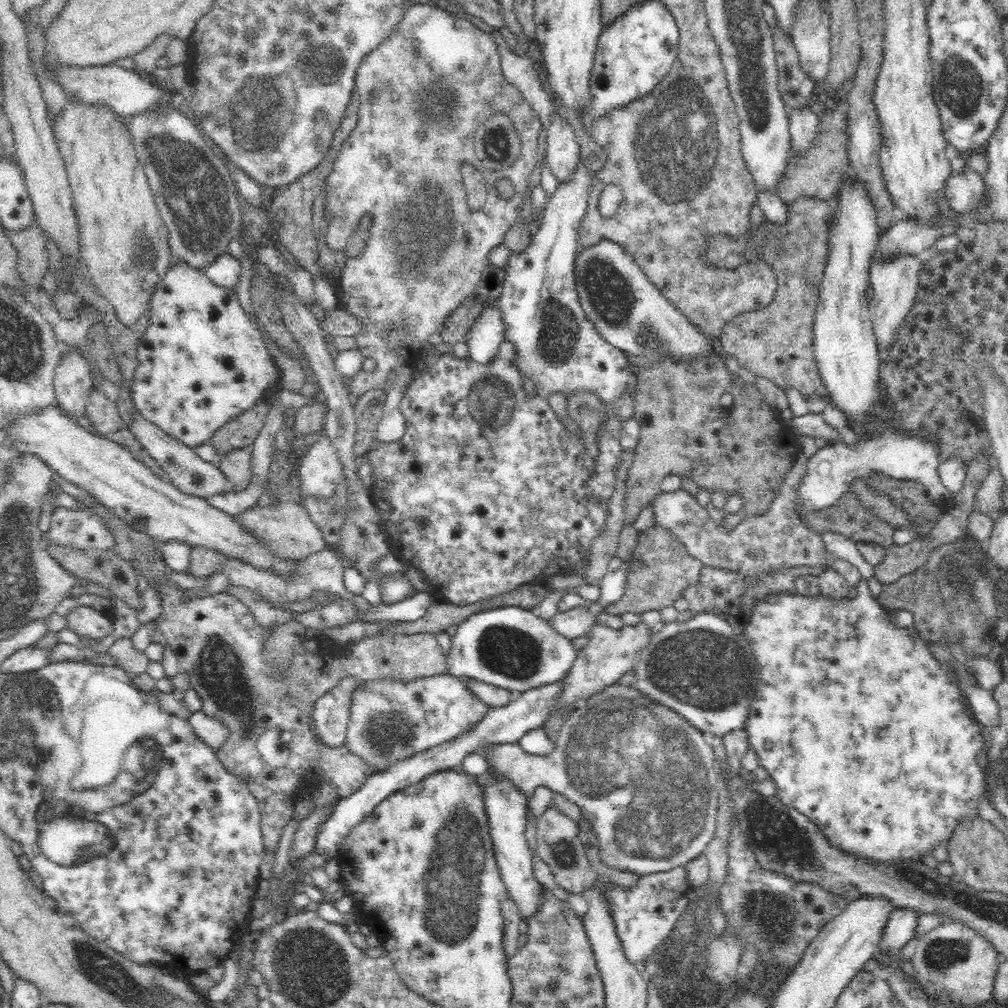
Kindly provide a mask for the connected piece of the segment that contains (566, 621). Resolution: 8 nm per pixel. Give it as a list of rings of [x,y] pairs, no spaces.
[[[590,602],[577,604],[564,612],[557,612],[551,622],[558,632],[570,638],[590,635],[594,624],[597,624],[596,614],[592,612]]]

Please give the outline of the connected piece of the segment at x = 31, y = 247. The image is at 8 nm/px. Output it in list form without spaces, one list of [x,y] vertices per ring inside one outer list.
[[[36,225],[22,227],[8,233],[20,253],[22,275],[33,284],[40,286],[40,280],[48,270],[48,255],[44,237],[40,236]]]

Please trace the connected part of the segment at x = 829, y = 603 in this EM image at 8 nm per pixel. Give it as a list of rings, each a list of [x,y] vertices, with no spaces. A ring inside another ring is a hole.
[[[861,577],[860,580],[858,580],[852,596],[839,600],[824,597],[823,595],[821,595],[820,598],[808,598],[807,596],[802,596],[800,594],[796,594],[796,596],[784,596],[783,594],[778,594],[770,596],[767,600],[762,600],[762,602],[756,606],[752,618],[750,618],[750,624],[746,626],[746,632],[744,632],[746,639],[748,639],[750,645],[754,647],[754,653],[756,653],[756,657],[758,657],[758,661],[760,661],[760,673],[762,673],[763,681],[761,690],[758,692],[754,704],[752,704],[752,716],[750,716],[750,722],[748,722],[750,723],[750,726],[748,726],[747,732],[750,737],[749,745],[754,746],[756,751],[758,751],[760,764],[766,768],[769,776],[774,778],[774,781],[778,784],[777,796],[784,801],[784,804],[796,808],[796,810],[799,810],[802,814],[810,817],[814,823],[820,825],[832,843],[844,847],[844,849],[848,849],[848,851],[860,855],[868,855],[868,857],[874,857],[874,859],[878,860],[891,861],[896,859],[897,862],[898,857],[904,857],[904,859],[910,862],[912,859],[917,861],[920,860],[922,852],[930,852],[938,842],[942,842],[942,840],[948,842],[948,838],[954,828],[955,822],[964,813],[968,813],[968,815],[978,814],[978,810],[976,809],[978,800],[980,796],[986,794],[986,792],[984,791],[984,772],[978,765],[975,756],[982,749],[983,742],[982,736],[979,735],[978,727],[976,727],[972,719],[966,715],[965,707],[960,703],[961,696],[959,696],[958,691],[948,683],[948,679],[945,678],[943,670],[939,668],[938,661],[933,657],[932,653],[928,651],[928,648],[926,647],[927,644],[920,640],[920,637],[914,638],[911,636],[908,629],[898,630],[891,626],[888,622],[886,611],[887,610],[877,601],[877,597],[872,596],[870,593],[870,590],[868,589],[868,579],[866,577]]]

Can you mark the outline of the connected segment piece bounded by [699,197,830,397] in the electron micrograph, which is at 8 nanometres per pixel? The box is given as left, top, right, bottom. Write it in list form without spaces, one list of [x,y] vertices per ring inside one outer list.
[[[802,197],[787,206],[783,223],[766,218],[749,233],[738,236],[727,232],[704,233],[699,256],[700,264],[712,270],[734,271],[739,265],[757,258],[772,267],[776,275],[772,302],[763,312],[732,315],[722,326],[722,350],[727,356],[736,356],[742,368],[768,378],[781,389],[794,387],[804,397],[812,392],[830,394],[813,349],[815,302],[826,263],[825,241],[821,235],[828,222],[828,203]]]

